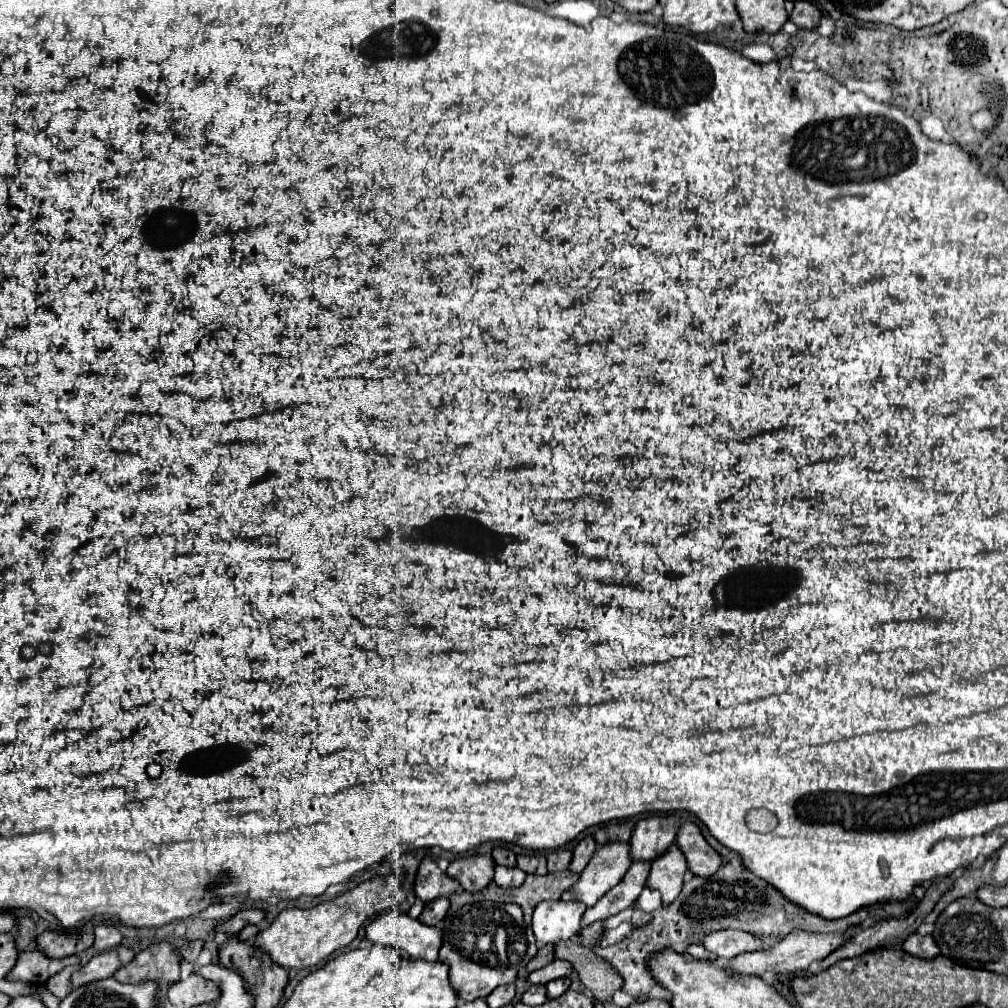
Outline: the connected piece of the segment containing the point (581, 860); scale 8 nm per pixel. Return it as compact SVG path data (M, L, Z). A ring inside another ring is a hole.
M584 837L584 839L576 845L576 849L574 849L574 857L572 857L572 863L570 863L568 871L580 873L580 871L588 865L588 861L592 859L594 851L596 851L594 839L592 839L592 837Z

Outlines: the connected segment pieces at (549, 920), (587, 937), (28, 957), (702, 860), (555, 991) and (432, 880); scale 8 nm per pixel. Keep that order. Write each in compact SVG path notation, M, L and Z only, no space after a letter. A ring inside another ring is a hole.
M544 901L532 917L532 931L542 943L560 943L572 939L582 929L582 915L586 905L576 901Z
M594 923L592 927L584 927L580 933L580 939L584 941L584 945L594 945L598 943L602 937L602 923Z
M24 951L18 955L18 961L14 965L14 969L6 975L6 979L14 981L26 981L32 985L44 985L52 975L56 975L58 971L62 971L66 965L78 965L80 959L76 955L72 957L64 957L64 959L50 959L38 951Z
M692 821L680 825L676 835L676 845L686 857L688 871L692 871L696 877L710 877L722 865L722 857L706 843L698 825L694 825Z
M562 977L562 979L554 979L554 981L550 981L548 985L546 985L546 989L548 989L548 997L550 999L554 999L554 997L560 997L566 989L570 987L570 979L568 977Z
M430 855L422 859L414 881L414 895L418 899L428 903L438 897L450 897L454 891L458 891L458 887L460 885L454 879L450 879L446 873L438 869L436 861Z

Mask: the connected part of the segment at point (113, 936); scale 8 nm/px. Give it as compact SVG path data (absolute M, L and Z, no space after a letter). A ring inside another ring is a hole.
M98 925L96 929L94 929L94 947L96 947L96 951L108 951L108 949L112 949L112 947L116 947L116 945L120 945L120 941L122 941L122 935L120 935L120 931L116 929L116 927L112 927L112 925Z

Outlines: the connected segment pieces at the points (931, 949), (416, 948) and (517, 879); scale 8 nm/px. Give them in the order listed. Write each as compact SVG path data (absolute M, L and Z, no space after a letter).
M918 933L910 935L904 943L902 943L902 949L914 957L920 957L920 959L934 959L940 955L940 949L938 945L934 943L932 935L926 935L926 937L920 937Z
M386 911L378 915L368 927L366 927L366 937L376 943L376 945L386 945L394 949L406 951L414 959L424 959L424 961L438 961L438 949L442 947L442 931L438 927L424 925L418 919L412 919L404 913L396 911Z
M496 865L496 875L494 875L494 883L500 887L520 887L522 881L526 879L526 873L522 873L516 867L502 867Z

